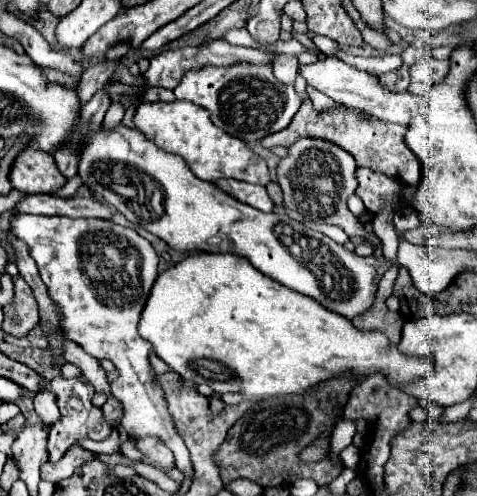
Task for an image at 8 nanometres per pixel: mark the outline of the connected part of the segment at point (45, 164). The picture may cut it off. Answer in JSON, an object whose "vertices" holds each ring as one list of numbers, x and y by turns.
{"vertices":[[31,146,23,154,19,154,19,160,15,160,9,172,9,180,13,188,25,194,53,194,67,184,67,178,59,172,55,158,49,152]]}

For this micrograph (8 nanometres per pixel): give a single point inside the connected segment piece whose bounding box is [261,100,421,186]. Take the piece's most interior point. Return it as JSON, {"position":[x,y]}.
{"position":[379,146]}

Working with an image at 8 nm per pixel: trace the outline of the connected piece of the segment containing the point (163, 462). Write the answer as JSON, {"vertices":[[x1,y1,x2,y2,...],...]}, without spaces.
{"vertices":[[133,436,135,440,135,448,143,454,141,462,149,464,149,466,157,466,163,470,171,470,175,468,175,458,171,454,171,450,155,436]]}

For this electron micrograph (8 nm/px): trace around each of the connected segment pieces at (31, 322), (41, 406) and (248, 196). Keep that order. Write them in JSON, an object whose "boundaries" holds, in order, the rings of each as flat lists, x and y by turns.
{"boundaries":[[[13,278,15,282,15,298,13,304,5,306,5,322,3,330,15,336,27,334,31,328,37,326,37,302,31,294,31,288,23,278]],[[37,392,35,398,33,398,33,404,35,404,37,416,41,418,41,422,45,426,53,426,61,420,61,412,55,406,55,398,53,398,51,392]],[[221,178,221,180,215,182,215,186,225,190,233,198,237,198,239,202,245,202,245,204,261,210,261,212,271,212,273,210,273,202,271,202,265,186,247,184,247,182,231,180,231,178]]]}

